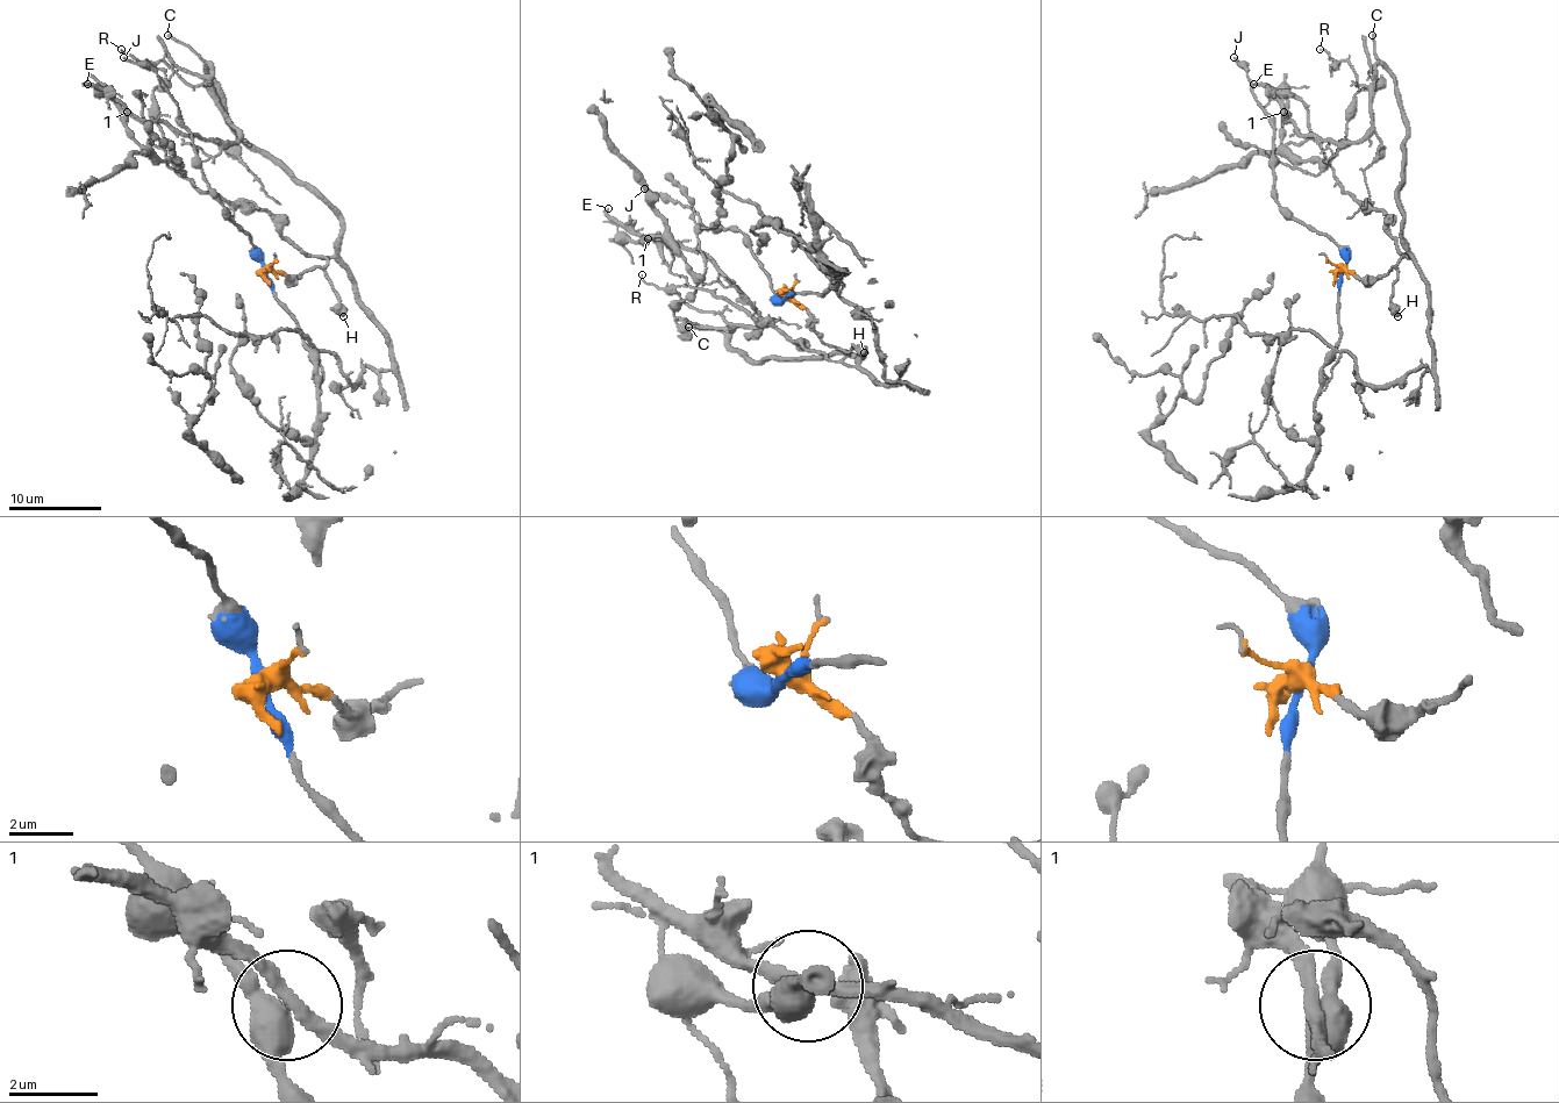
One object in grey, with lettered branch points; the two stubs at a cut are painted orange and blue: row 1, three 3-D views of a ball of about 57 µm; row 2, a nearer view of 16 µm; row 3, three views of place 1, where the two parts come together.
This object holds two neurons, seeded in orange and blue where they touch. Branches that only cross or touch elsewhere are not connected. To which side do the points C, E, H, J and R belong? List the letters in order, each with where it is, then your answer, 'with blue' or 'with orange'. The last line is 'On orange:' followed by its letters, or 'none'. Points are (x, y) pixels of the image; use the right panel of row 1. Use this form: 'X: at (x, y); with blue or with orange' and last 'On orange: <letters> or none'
C: at (1372, 35); with orange
E: at (1253, 84); with orange
H: at (1397, 316); with orange
J: at (1234, 57); with blue
R: at (1320, 49); with orange
On orange: C, E, H, R

